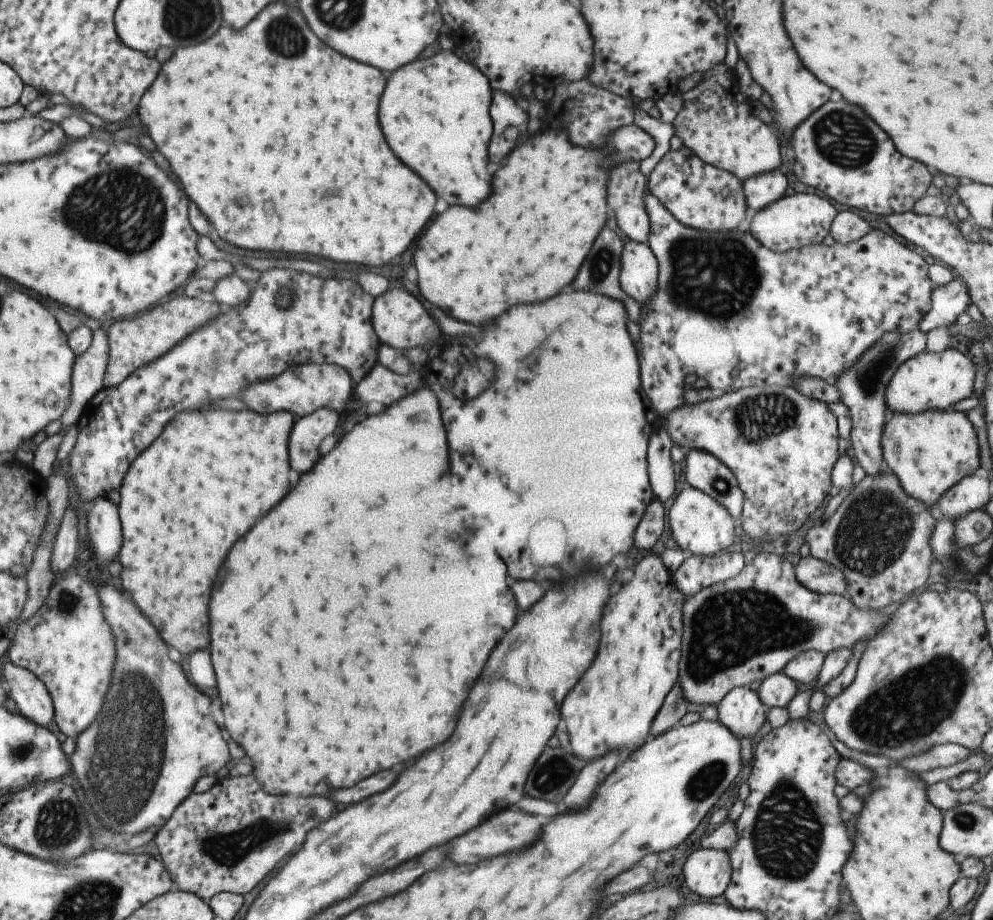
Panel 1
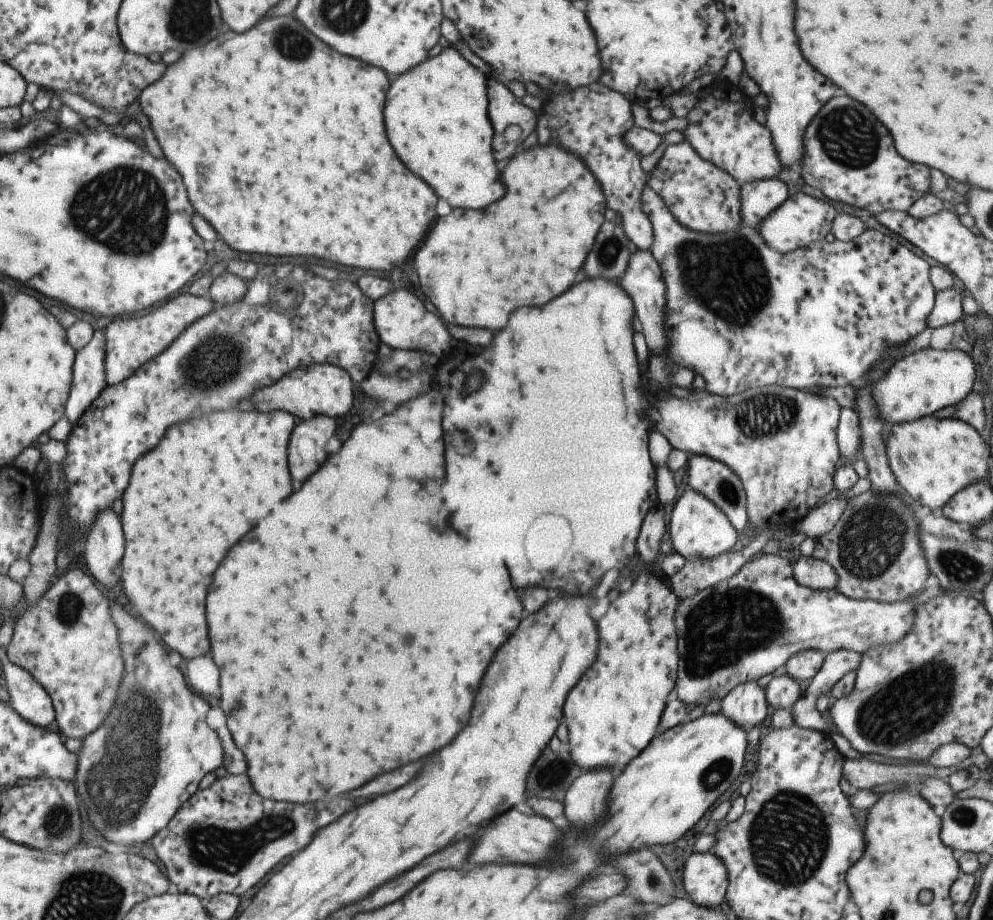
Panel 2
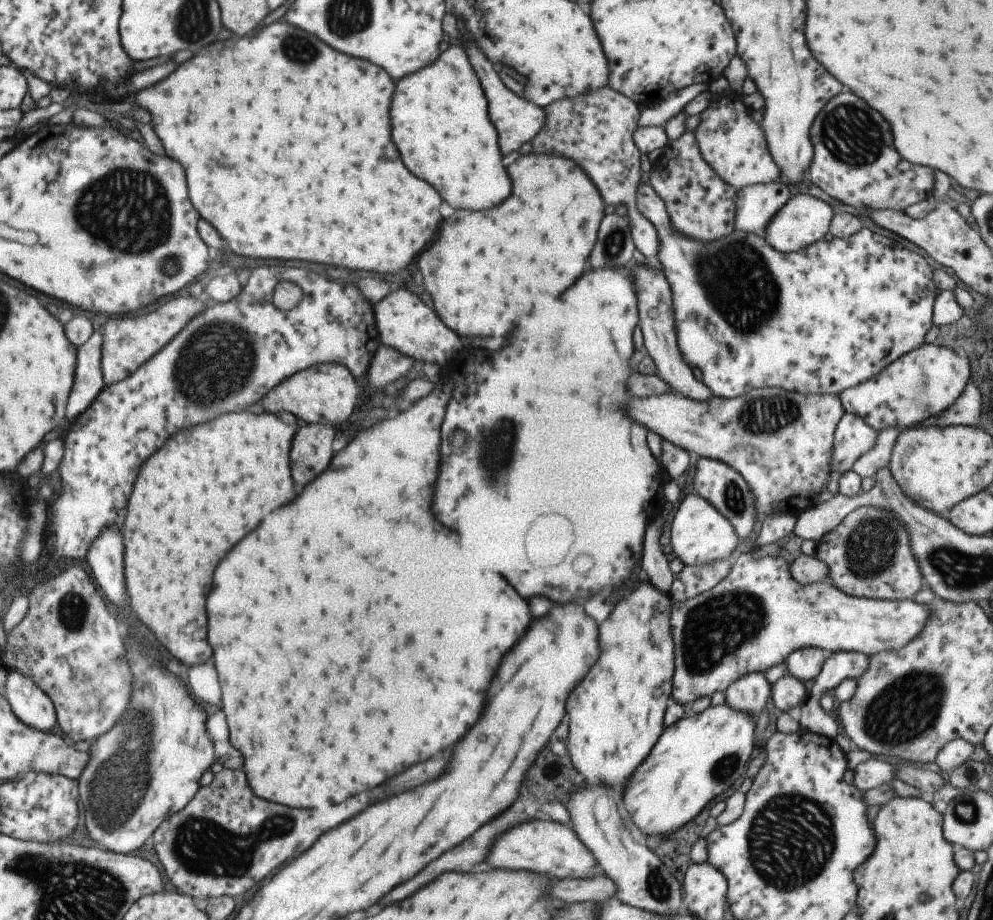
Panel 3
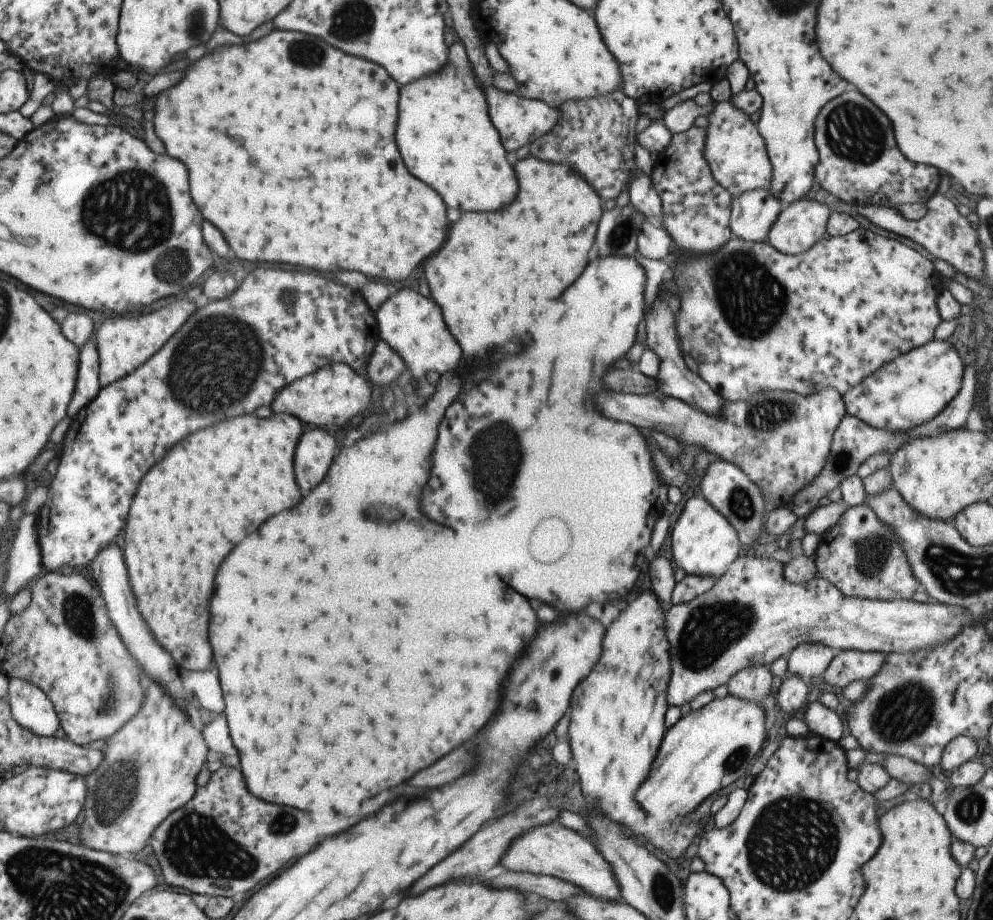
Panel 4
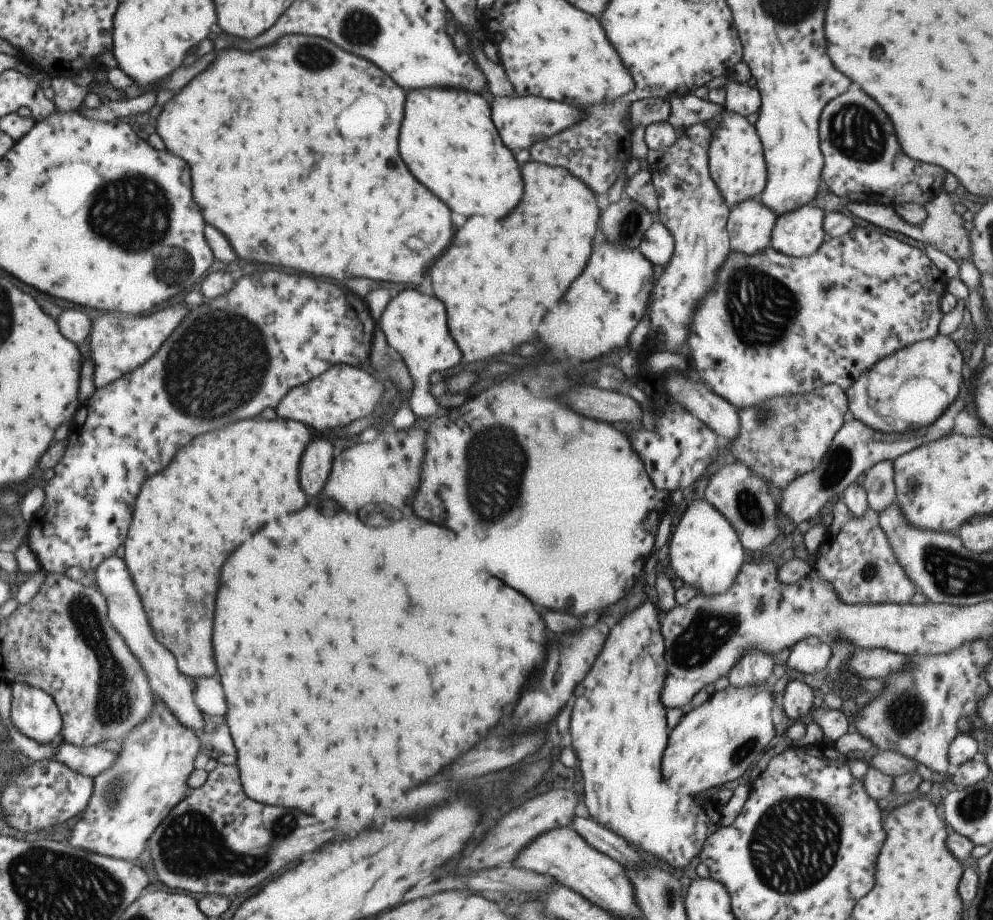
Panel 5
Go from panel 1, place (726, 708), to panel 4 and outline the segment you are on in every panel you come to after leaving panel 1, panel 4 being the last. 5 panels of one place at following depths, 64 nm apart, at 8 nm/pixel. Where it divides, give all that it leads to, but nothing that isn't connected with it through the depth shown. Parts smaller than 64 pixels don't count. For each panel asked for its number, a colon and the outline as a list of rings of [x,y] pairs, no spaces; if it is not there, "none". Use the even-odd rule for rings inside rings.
2: [[[755,680],[741,682],[721,698],[719,712],[735,726],[741,726],[745,732],[749,732],[767,716],[765,690]]]
3: [[[749,674],[733,682],[725,690],[725,704],[739,714],[747,714],[757,720],[765,710],[765,702],[771,696],[771,686],[765,682],[763,674]]]
4: [[[757,666],[757,668],[745,668],[731,676],[727,682],[727,692],[733,698],[739,698],[747,704],[761,704],[763,698],[771,694],[771,674],[769,668]]]

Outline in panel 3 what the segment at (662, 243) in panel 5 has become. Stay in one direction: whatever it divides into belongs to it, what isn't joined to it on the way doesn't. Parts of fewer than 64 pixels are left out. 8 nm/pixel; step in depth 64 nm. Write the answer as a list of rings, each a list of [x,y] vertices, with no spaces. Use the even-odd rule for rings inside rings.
[[[609,86],[589,90],[589,94],[581,94],[575,98],[561,98],[543,108],[545,126],[531,140],[533,152],[553,152],[565,158],[571,158],[579,168],[589,176],[589,180],[597,186],[605,204],[625,206],[627,208],[627,224],[631,230],[631,238],[635,248],[645,256],[645,260],[655,262],[659,250],[659,238],[653,224],[637,210],[637,188],[647,176],[639,170],[639,148],[633,144],[631,134],[637,130],[637,122],[641,118],[641,108],[635,106],[623,94],[617,94]]]

